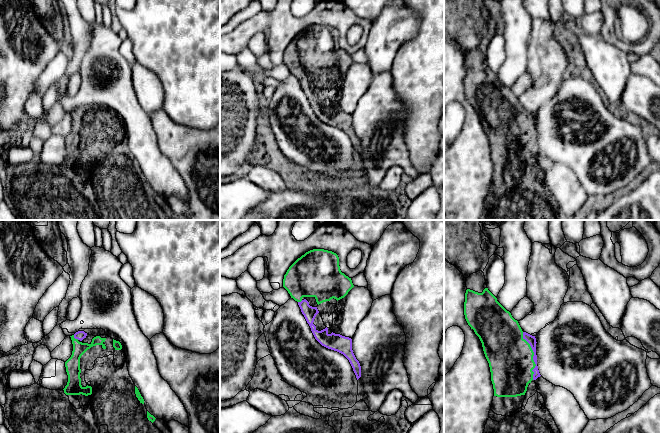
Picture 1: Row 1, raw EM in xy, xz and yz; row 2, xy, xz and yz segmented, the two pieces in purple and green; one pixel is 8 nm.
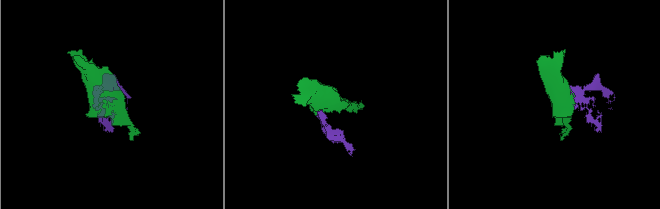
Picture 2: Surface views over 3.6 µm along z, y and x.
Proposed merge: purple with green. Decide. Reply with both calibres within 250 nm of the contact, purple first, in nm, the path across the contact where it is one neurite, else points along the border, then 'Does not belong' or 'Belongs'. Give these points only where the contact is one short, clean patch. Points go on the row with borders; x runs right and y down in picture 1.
Thickness 70 nm (purple) against 360 nm. Belongs

